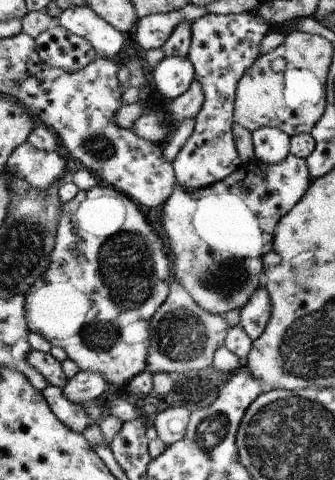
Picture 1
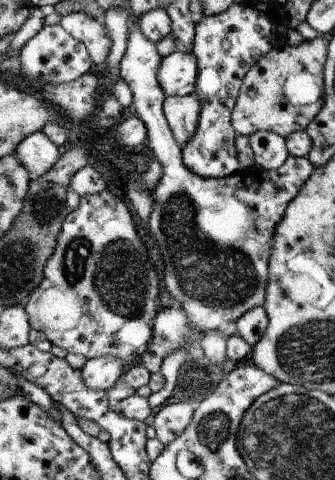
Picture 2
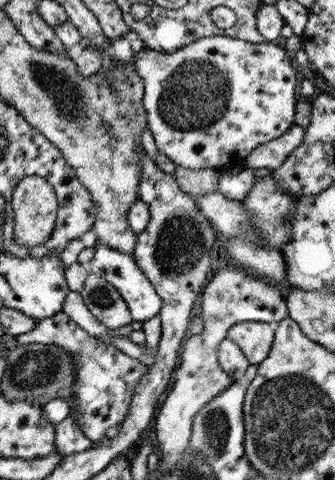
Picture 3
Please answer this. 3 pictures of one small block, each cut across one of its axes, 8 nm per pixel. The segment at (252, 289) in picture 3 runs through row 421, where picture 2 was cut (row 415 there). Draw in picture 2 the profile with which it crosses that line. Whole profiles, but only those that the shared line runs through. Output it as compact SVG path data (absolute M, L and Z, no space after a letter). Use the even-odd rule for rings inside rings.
M177 402L177 404L163 406L149 420L149 424L155 428L155 438L159 438L165 446L171 444L191 424L193 412L195 412L193 408L195 408L195 404L191 404L191 402Z

